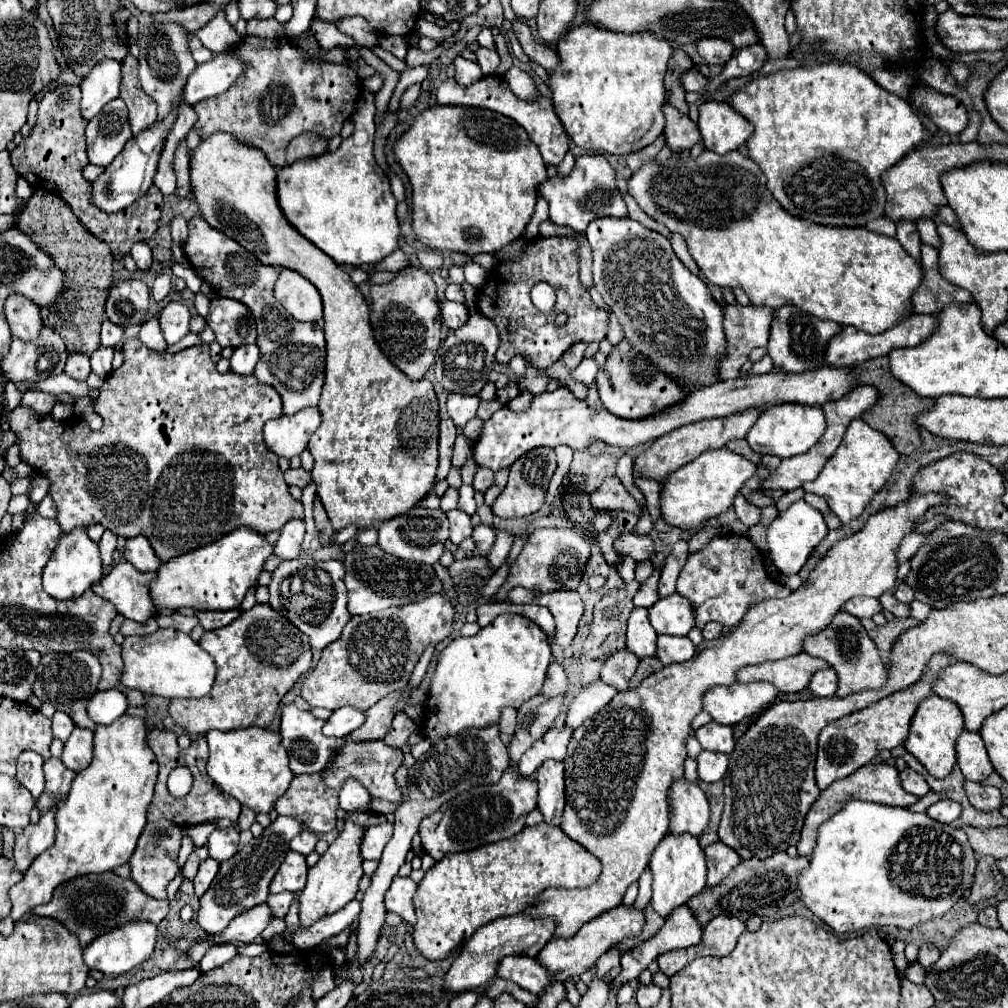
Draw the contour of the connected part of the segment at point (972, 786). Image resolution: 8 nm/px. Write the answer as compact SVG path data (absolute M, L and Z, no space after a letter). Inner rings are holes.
M966 781L964 783L964 791L968 801L980 809L980 811L990 811L990 809L998 809L1002 805L1002 795L996 787L988 787L984 783L974 783L974 781Z

